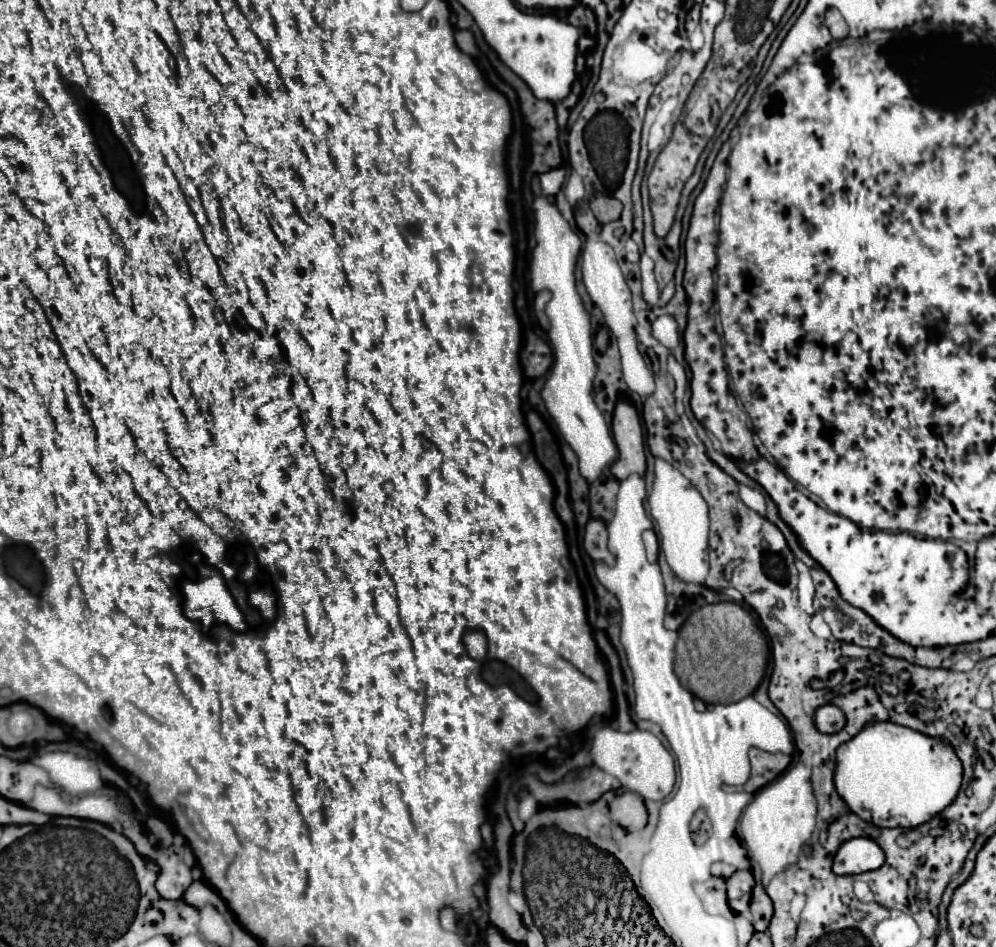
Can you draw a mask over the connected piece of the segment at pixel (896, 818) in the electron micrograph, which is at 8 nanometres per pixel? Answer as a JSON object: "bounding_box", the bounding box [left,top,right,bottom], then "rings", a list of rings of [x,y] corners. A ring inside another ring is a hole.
{"bounding_box":[835,721,963,827],"rings":[[[871,721],[837,749],[835,787],[847,807],[875,827],[919,827],[949,807],[959,793],[963,765],[949,743],[915,729]]]}

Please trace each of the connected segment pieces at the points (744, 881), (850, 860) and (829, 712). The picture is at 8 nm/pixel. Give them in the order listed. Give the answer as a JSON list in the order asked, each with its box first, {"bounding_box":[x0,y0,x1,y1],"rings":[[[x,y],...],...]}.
[{"bounding_box":[727,871,755,897],"rings":[[[735,871],[729,879],[727,879],[727,895],[729,897],[741,897],[743,893],[751,893],[755,881],[751,871]]]},{"bounding_box":[835,837,885,875],"rings":[[[855,837],[843,843],[835,855],[835,875],[857,875],[879,869],[885,863],[883,849],[869,837]]]},{"bounding_box":[815,705,845,733],"rings":[[[823,705],[815,713],[815,727],[821,733],[837,733],[845,727],[845,715],[835,705]]]}]

